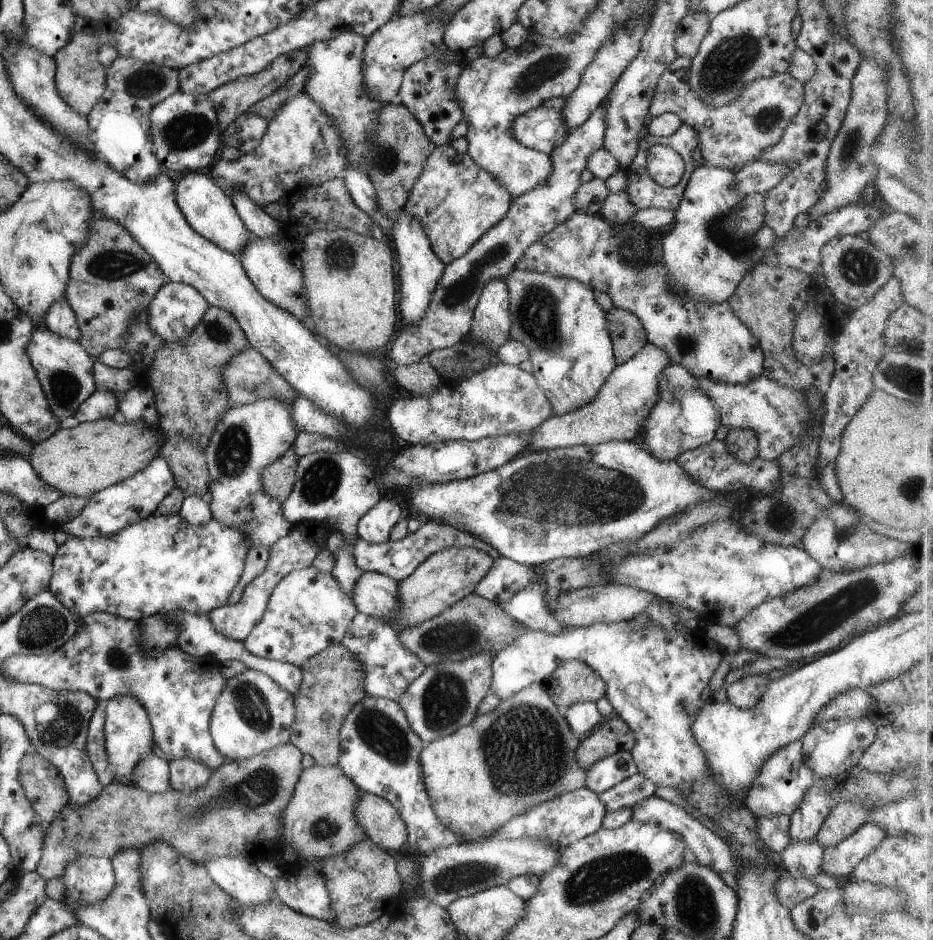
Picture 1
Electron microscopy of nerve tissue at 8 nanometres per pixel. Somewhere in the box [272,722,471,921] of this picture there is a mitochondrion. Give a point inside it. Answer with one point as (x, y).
(321, 830)

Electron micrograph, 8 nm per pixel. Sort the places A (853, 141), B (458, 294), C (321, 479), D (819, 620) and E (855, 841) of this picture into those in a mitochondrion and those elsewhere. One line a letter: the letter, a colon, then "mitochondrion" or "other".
A: mitochondrion
B: mitochondrion
C: mitochondrion
D: mitochondrion
E: other

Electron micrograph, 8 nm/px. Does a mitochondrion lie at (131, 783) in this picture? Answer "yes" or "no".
no

